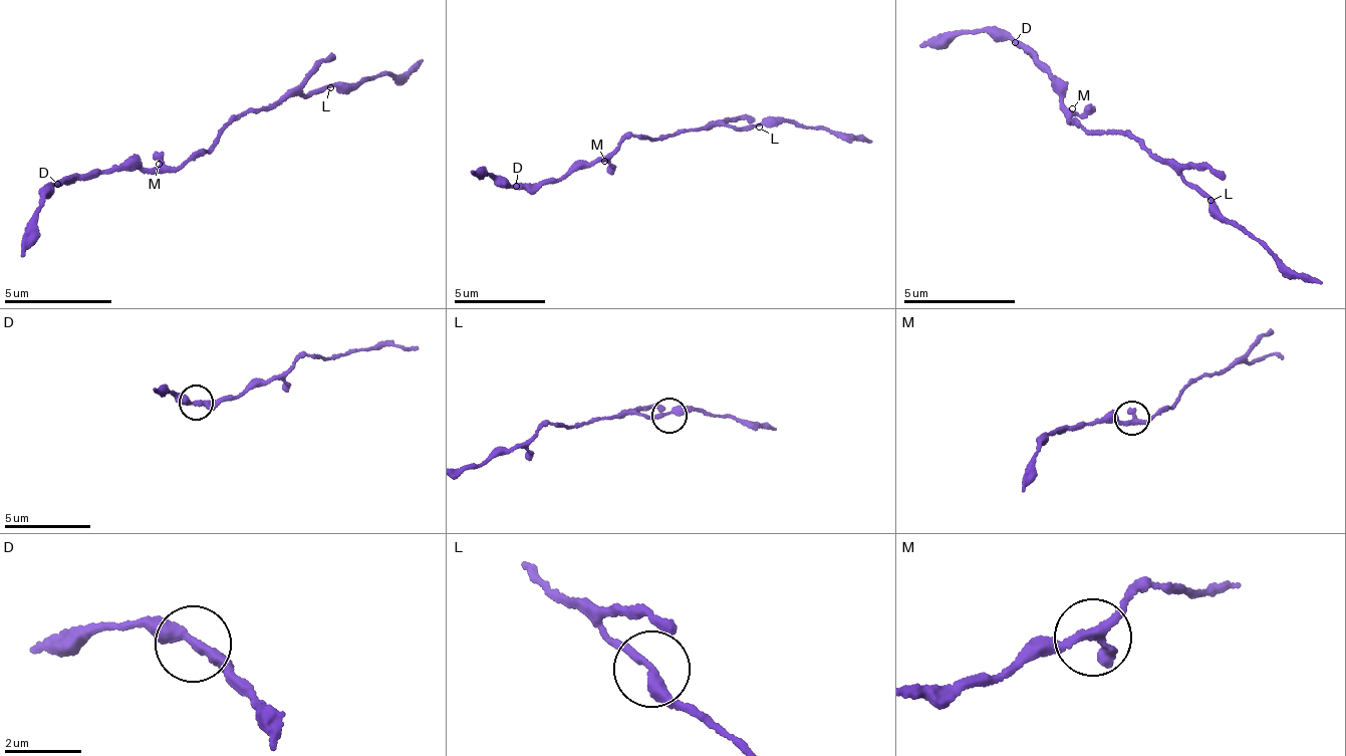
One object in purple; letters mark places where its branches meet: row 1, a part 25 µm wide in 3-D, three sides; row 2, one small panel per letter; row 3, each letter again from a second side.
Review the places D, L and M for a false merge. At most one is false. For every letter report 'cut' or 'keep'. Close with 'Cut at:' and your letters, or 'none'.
D: keep
L: keep
M: keep
Cut at: none

